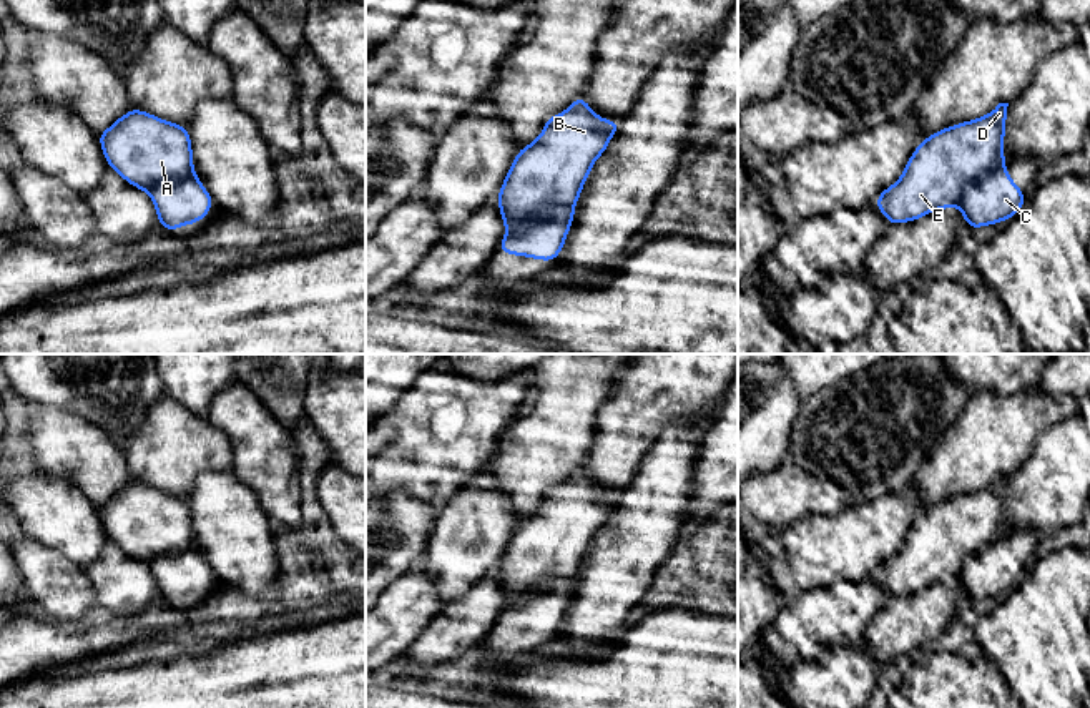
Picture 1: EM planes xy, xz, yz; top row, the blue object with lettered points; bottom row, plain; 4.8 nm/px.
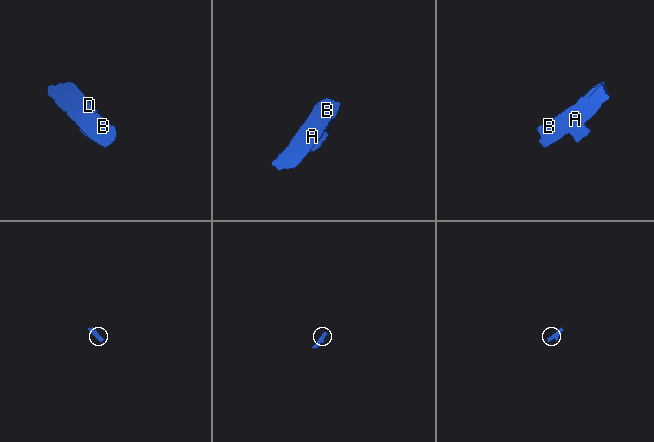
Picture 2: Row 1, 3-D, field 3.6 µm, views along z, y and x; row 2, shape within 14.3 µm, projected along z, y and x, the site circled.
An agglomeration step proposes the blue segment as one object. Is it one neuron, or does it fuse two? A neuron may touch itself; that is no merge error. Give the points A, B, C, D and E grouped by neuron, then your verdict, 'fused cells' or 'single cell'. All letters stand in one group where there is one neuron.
A B D E / C; fused cells

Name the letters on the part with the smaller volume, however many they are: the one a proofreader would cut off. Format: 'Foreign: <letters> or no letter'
Foreign: C

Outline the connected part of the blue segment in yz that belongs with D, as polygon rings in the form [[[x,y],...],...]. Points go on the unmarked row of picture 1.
[[[999,475],[985,489],[939,502],[917,517],[901,550],[874,575],[887,595],[911,595],[959,578],[967,557],[1005,537],[1007,479]]]

